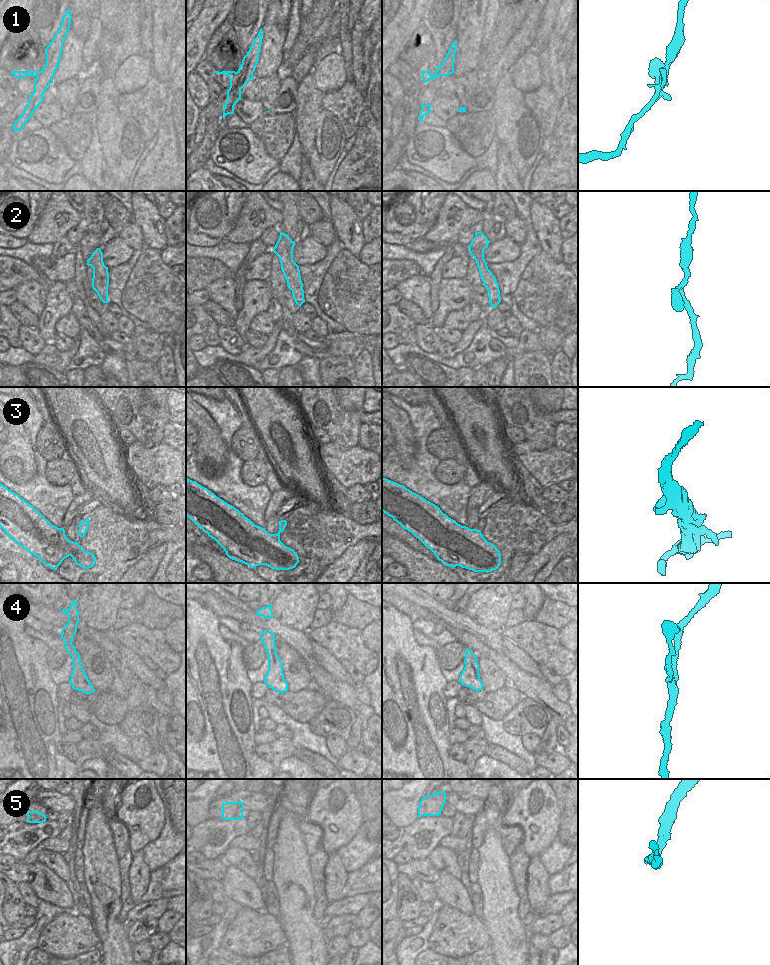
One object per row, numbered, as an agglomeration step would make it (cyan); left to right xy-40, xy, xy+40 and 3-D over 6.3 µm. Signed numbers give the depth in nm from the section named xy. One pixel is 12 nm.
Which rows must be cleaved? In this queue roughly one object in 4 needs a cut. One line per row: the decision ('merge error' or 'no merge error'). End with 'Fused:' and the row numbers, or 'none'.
1: merge error
2: no merge error
3: no merge error
4: no merge error
5: merge error
Fused: 1, 5

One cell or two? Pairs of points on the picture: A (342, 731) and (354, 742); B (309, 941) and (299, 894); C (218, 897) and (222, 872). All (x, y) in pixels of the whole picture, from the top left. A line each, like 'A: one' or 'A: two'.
A: two
B: one
C: two

